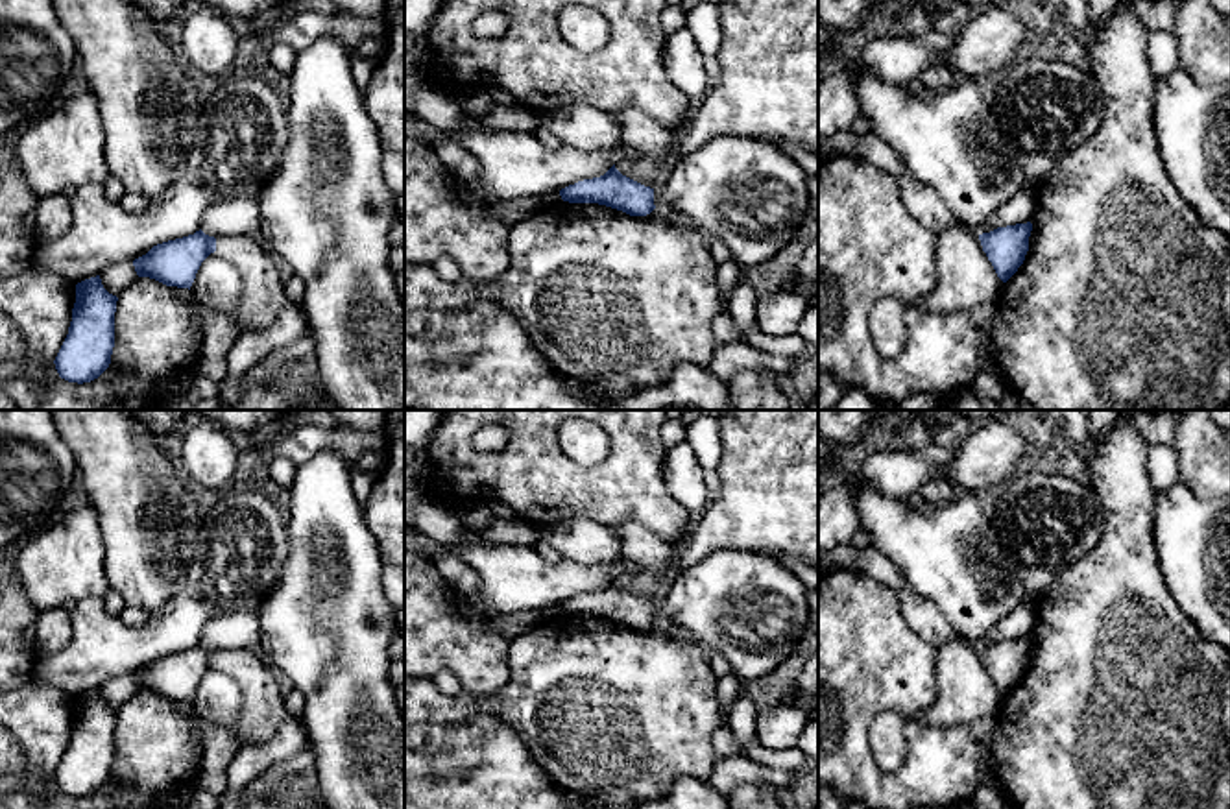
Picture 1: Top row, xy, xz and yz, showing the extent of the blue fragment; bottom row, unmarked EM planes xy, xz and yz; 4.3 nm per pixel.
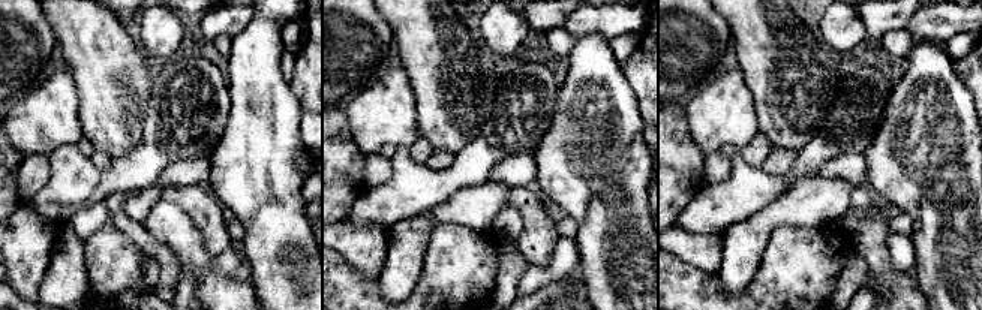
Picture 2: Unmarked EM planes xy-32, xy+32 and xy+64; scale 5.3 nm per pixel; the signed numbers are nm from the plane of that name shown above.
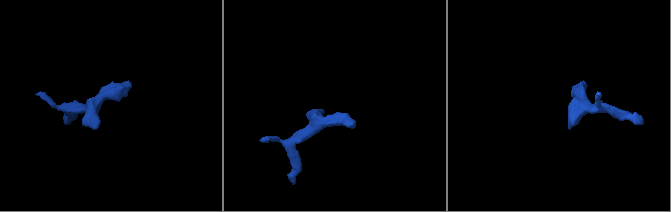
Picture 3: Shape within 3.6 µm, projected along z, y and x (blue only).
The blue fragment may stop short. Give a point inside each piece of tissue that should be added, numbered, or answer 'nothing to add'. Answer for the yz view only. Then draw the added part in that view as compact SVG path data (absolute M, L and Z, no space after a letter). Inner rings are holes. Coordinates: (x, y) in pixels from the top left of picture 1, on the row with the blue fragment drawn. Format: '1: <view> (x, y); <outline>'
nothing to add

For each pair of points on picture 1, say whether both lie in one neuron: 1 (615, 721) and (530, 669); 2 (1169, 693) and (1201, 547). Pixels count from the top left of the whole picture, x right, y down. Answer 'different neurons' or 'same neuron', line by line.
1: same neuron
2: different neurons

